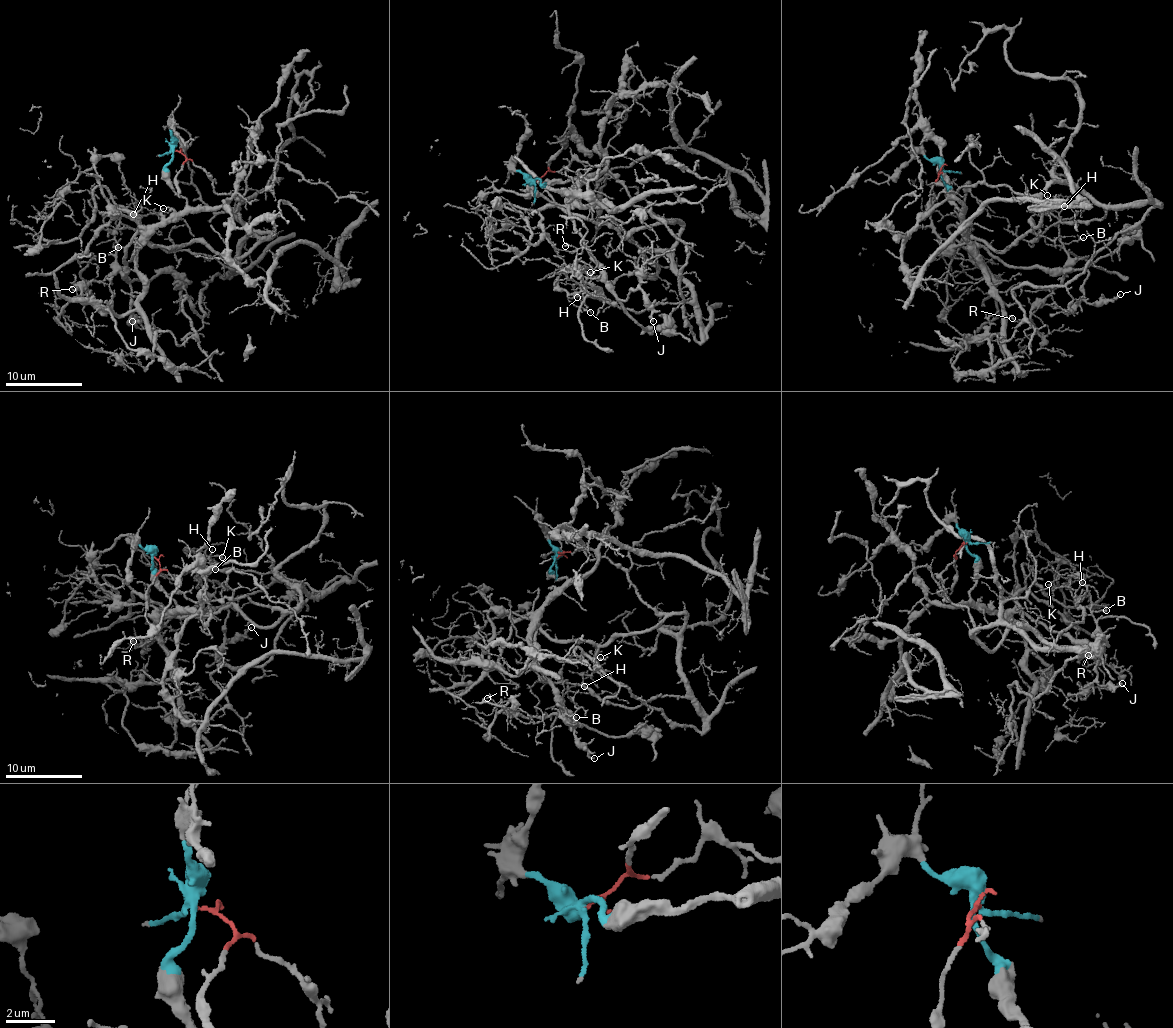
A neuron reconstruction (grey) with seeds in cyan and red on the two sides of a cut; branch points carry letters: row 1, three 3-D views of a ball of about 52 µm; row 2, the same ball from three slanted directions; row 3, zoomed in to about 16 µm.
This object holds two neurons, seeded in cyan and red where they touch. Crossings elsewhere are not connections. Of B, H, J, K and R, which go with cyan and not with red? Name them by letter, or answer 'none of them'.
B, J, R

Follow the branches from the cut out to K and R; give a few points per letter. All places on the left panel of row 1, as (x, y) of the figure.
K: (173, 150), (232, 193), (251, 234), (271, 233), (247, 236), (232, 267), (144, 240), (138, 217), (164, 207)
R: (173, 150), (168, 177), (186, 204), (136, 233), (122, 258), (124, 270), (91, 280), (77, 299), (72, 290)

